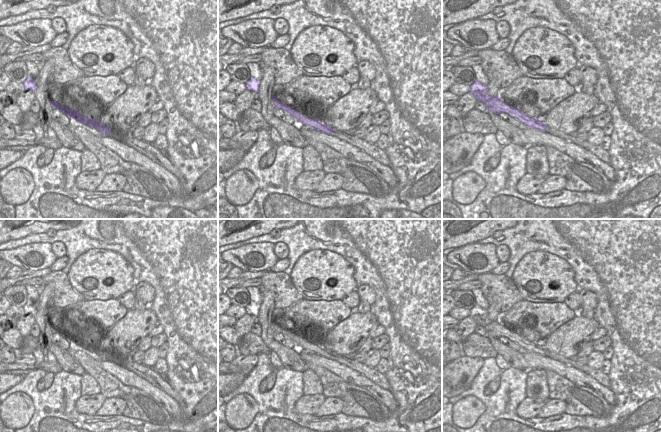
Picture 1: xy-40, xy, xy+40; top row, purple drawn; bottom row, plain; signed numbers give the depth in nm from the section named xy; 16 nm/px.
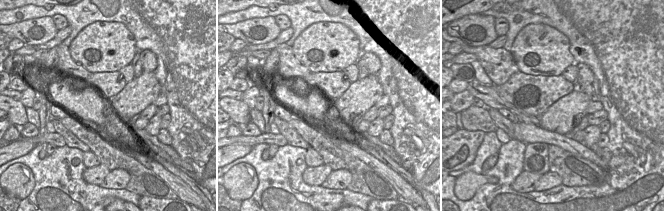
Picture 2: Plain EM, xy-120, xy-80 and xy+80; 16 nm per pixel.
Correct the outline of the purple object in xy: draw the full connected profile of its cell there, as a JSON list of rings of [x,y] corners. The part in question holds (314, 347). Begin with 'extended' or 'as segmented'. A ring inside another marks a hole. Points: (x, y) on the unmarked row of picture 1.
extended; [[[271,320],[272,324],[275,328],[275,334],[281,333],[289,337],[293,342],[296,342],[303,349],[307,349],[313,351],[314,353],[323,356],[328,359],[335,360],[341,364],[344,364],[351,369],[363,374],[366,378],[370,379],[372,382],[377,384],[379,387],[390,391],[390,384],[388,383],[384,374],[380,373],[376,368],[372,368],[367,366],[365,363],[360,363],[355,361],[354,359],[349,359],[344,356],[338,355],[337,353],[326,350],[322,346],[317,343],[312,343],[304,340],[300,336],[297,336],[291,333],[287,328],[282,328],[276,320]]]

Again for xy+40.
extended; [[[475,305],[472,309],[470,309],[470,315],[469,315],[477,325],[482,326],[486,329],[489,335],[492,335],[496,338],[499,338],[501,336],[509,338],[511,341],[517,343],[520,345],[520,347],[525,348],[527,351],[534,352],[543,356],[547,356],[549,358],[552,358],[554,360],[560,361],[562,363],[565,363],[569,366],[572,366],[578,370],[581,370],[587,374],[589,374],[591,377],[593,377],[595,380],[597,380],[600,384],[602,384],[605,387],[610,387],[610,378],[607,374],[603,373],[600,369],[592,369],[587,364],[582,365],[576,361],[576,357],[574,358],[566,358],[562,355],[550,353],[547,351],[541,343],[536,343],[527,340],[523,336],[515,333],[512,330],[509,330],[506,328],[500,320],[491,321],[488,319],[487,310],[481,308],[479,305]]]

